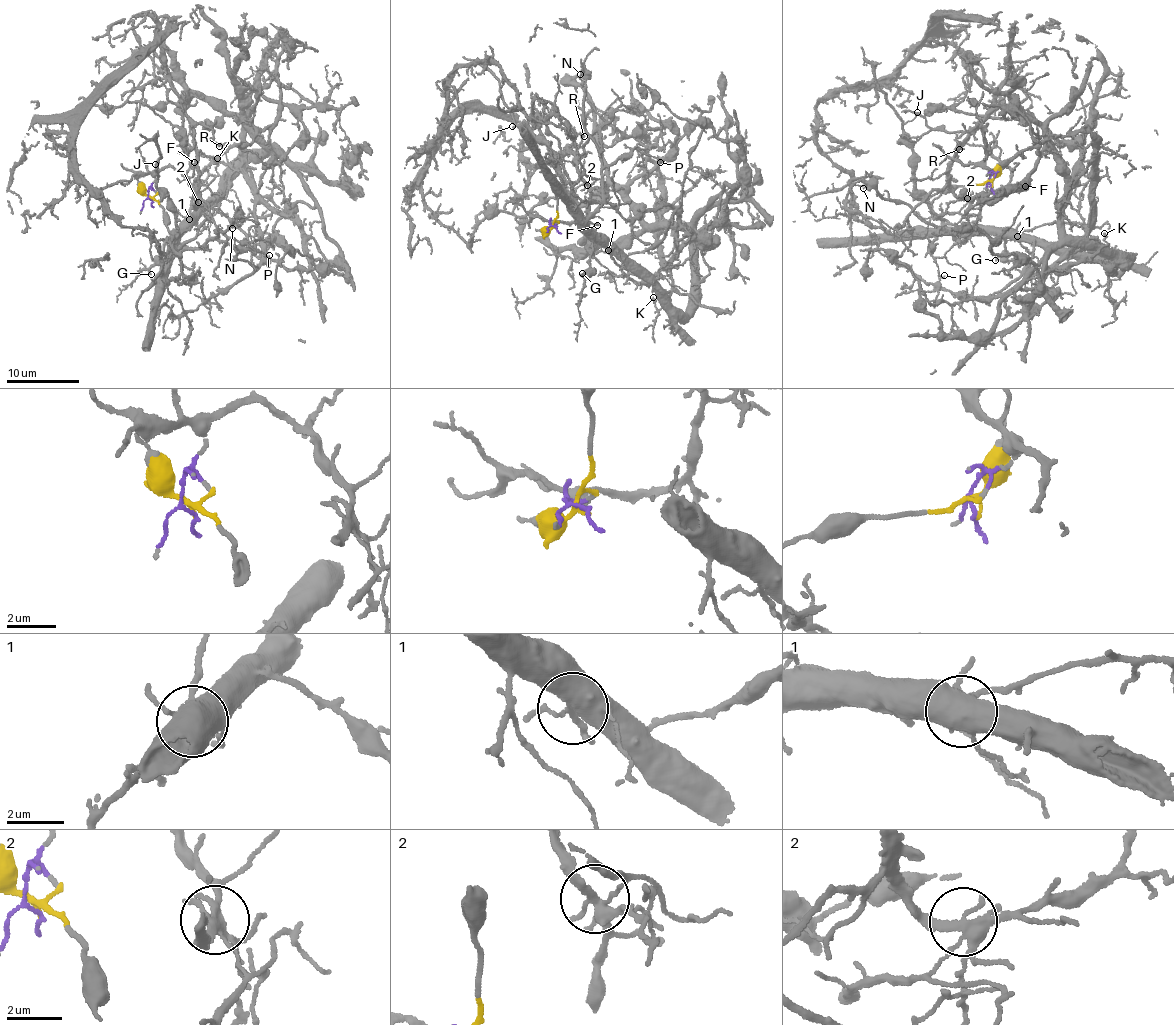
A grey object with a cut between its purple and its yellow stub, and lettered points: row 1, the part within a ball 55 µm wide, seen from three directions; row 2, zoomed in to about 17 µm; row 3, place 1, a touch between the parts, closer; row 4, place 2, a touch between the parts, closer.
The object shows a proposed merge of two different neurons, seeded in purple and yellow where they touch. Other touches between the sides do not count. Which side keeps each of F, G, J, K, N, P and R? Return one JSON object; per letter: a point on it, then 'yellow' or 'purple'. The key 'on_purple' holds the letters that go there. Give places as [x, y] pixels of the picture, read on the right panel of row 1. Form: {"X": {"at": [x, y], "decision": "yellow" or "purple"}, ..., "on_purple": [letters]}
{"F": {"at": [1025, 186], "decision": "purple"}, "G": {"at": [995, 260], "decision": "yellow"}, "J": {"at": [917, 112], "decision": "yellow"}, "K": {"at": [1104, 233], "decision": "yellow"}, "N": {"at": [863, 188], "decision": "yellow"}, "P": {"at": [944, 275], "decision": "yellow"}, "R": {"at": [959, 149], "decision": "purple"}, "on_purple": ["F", "R"]}

